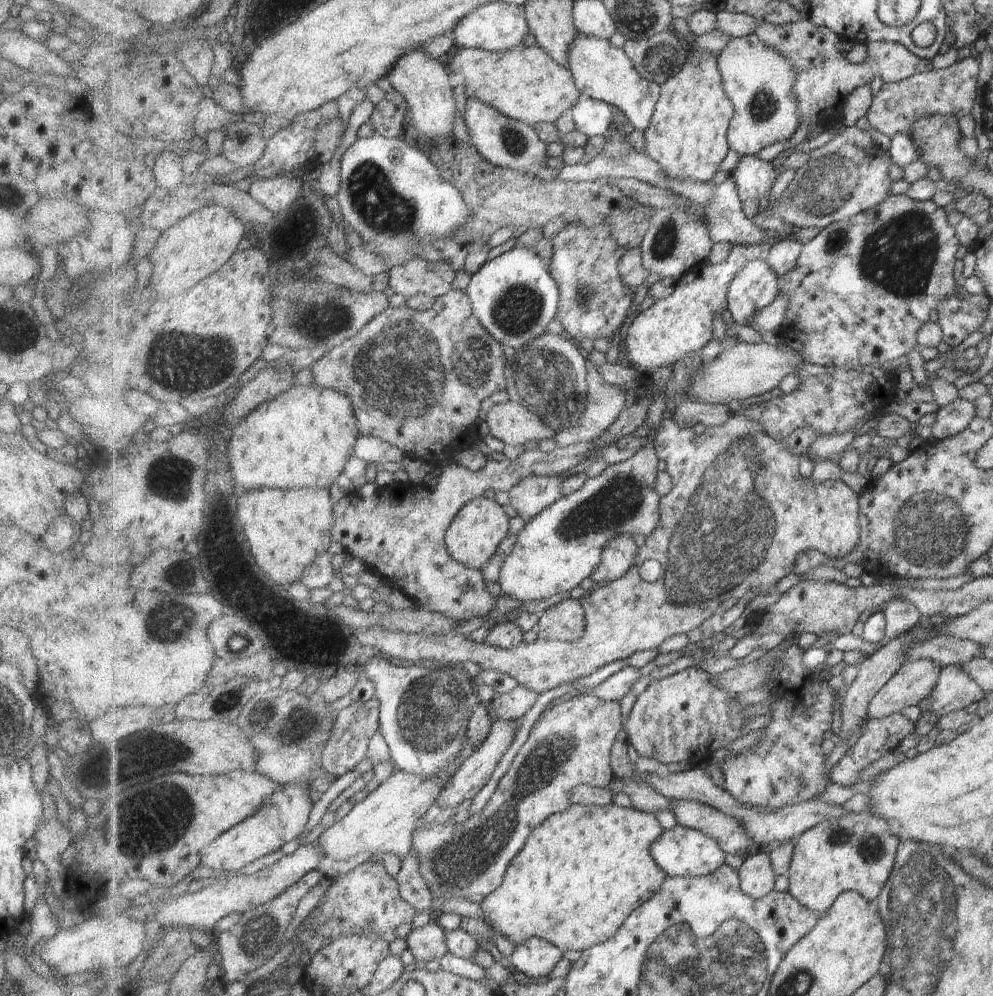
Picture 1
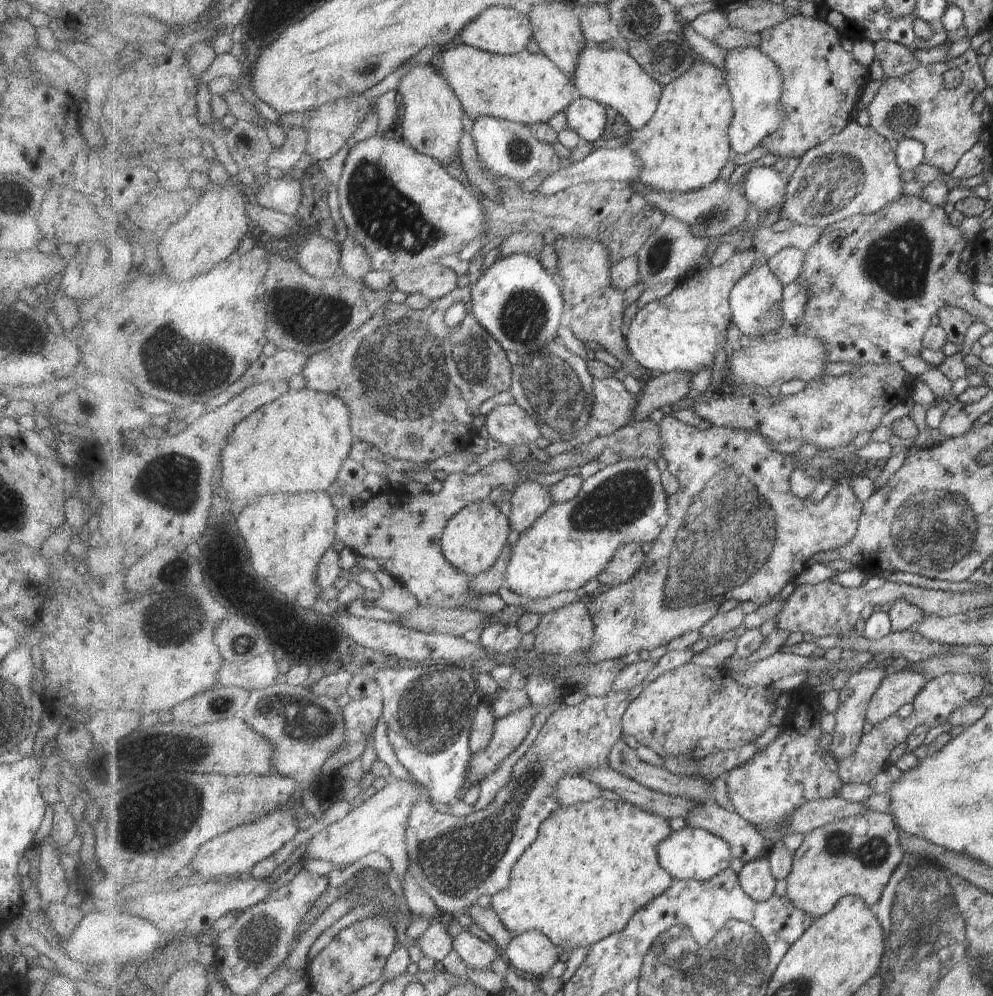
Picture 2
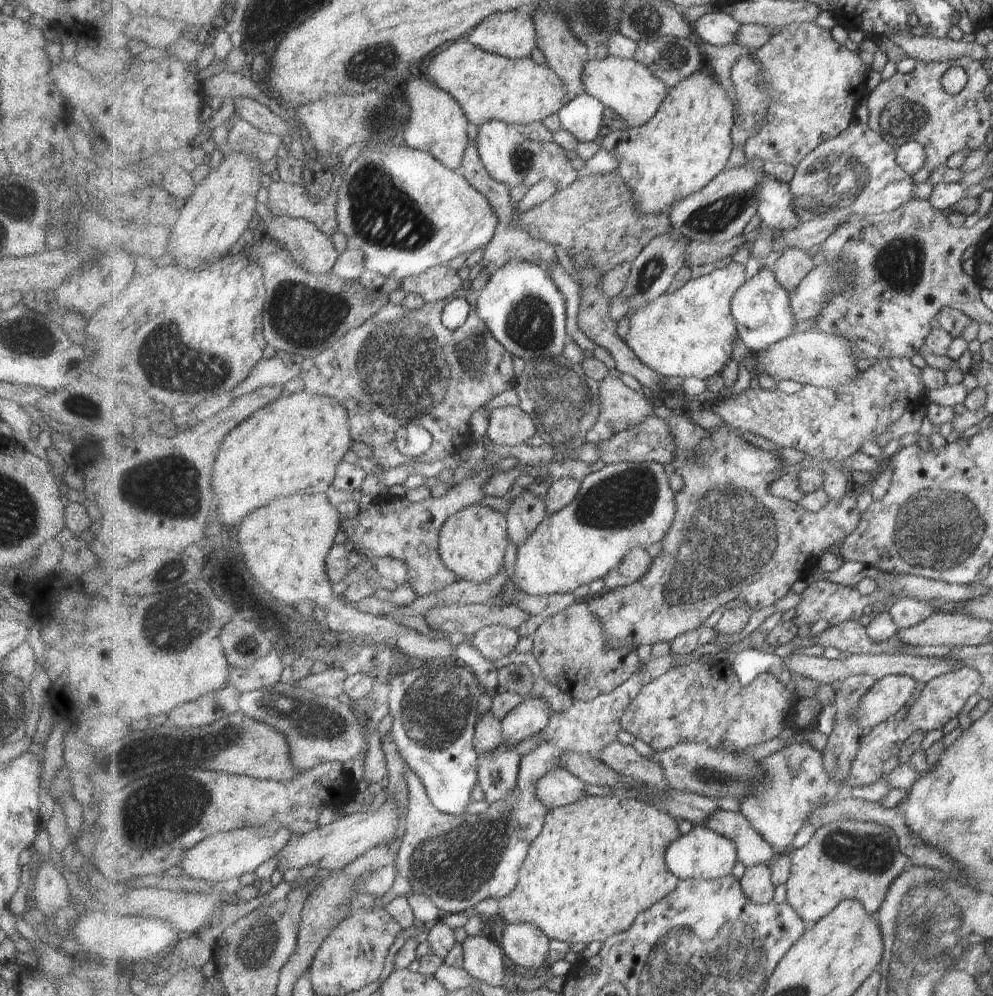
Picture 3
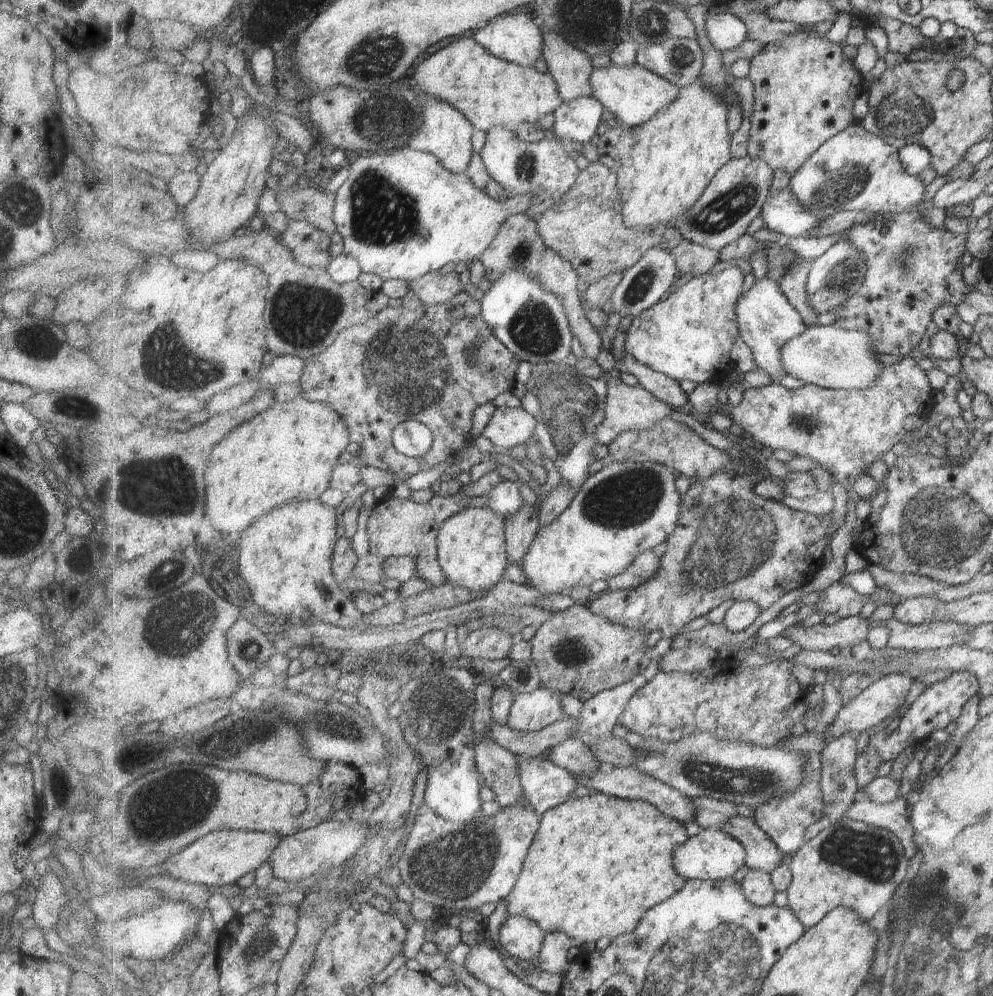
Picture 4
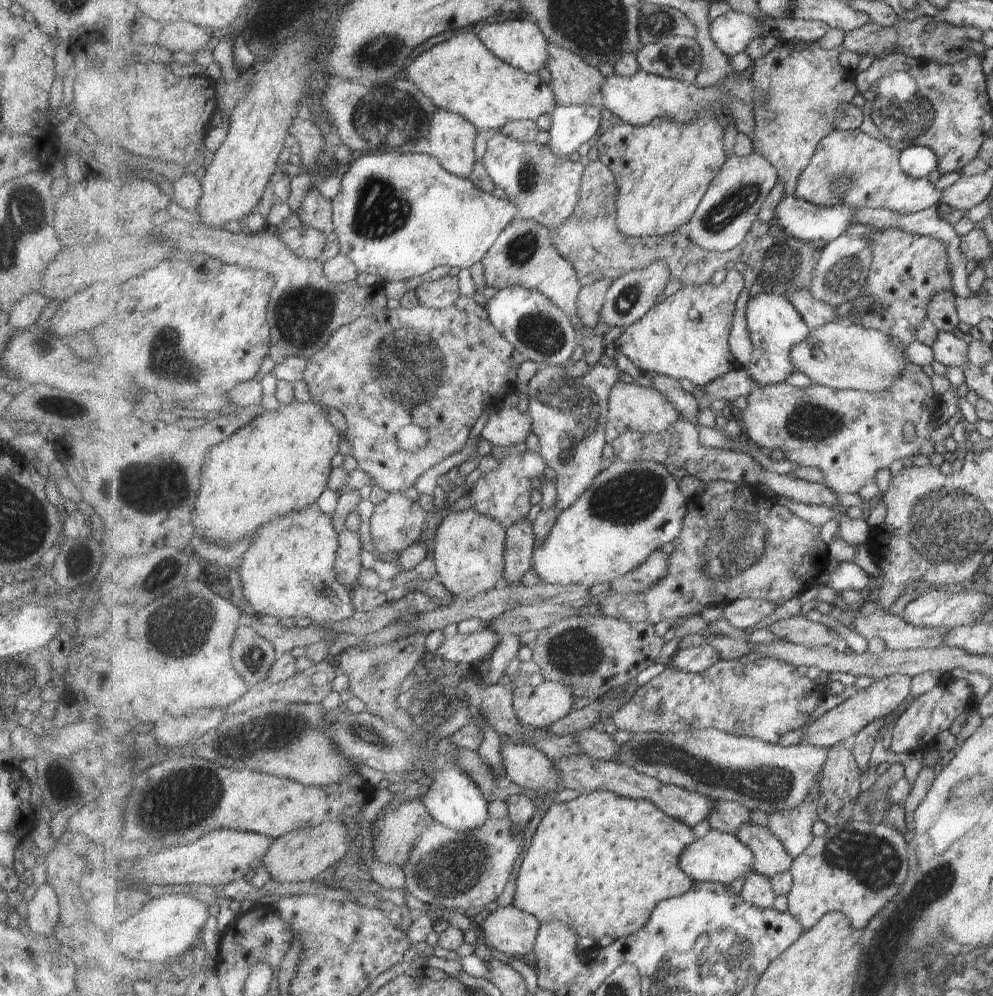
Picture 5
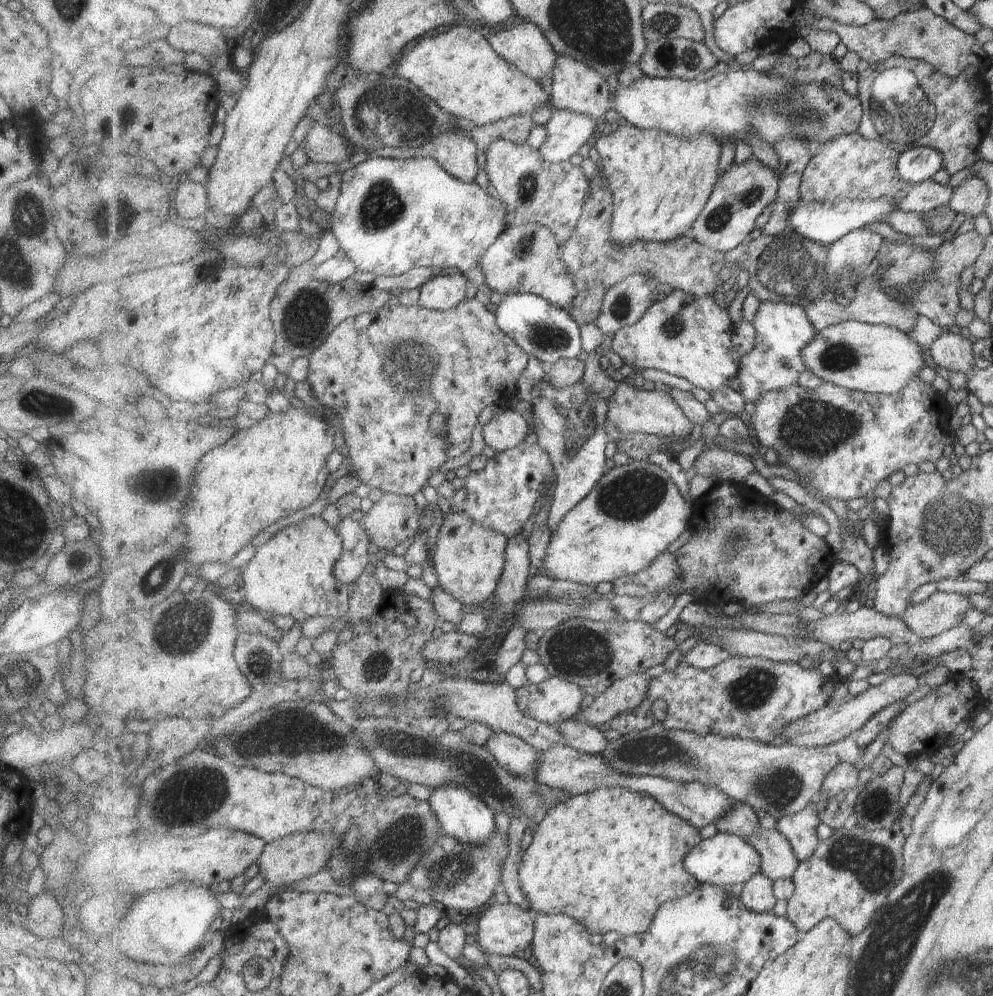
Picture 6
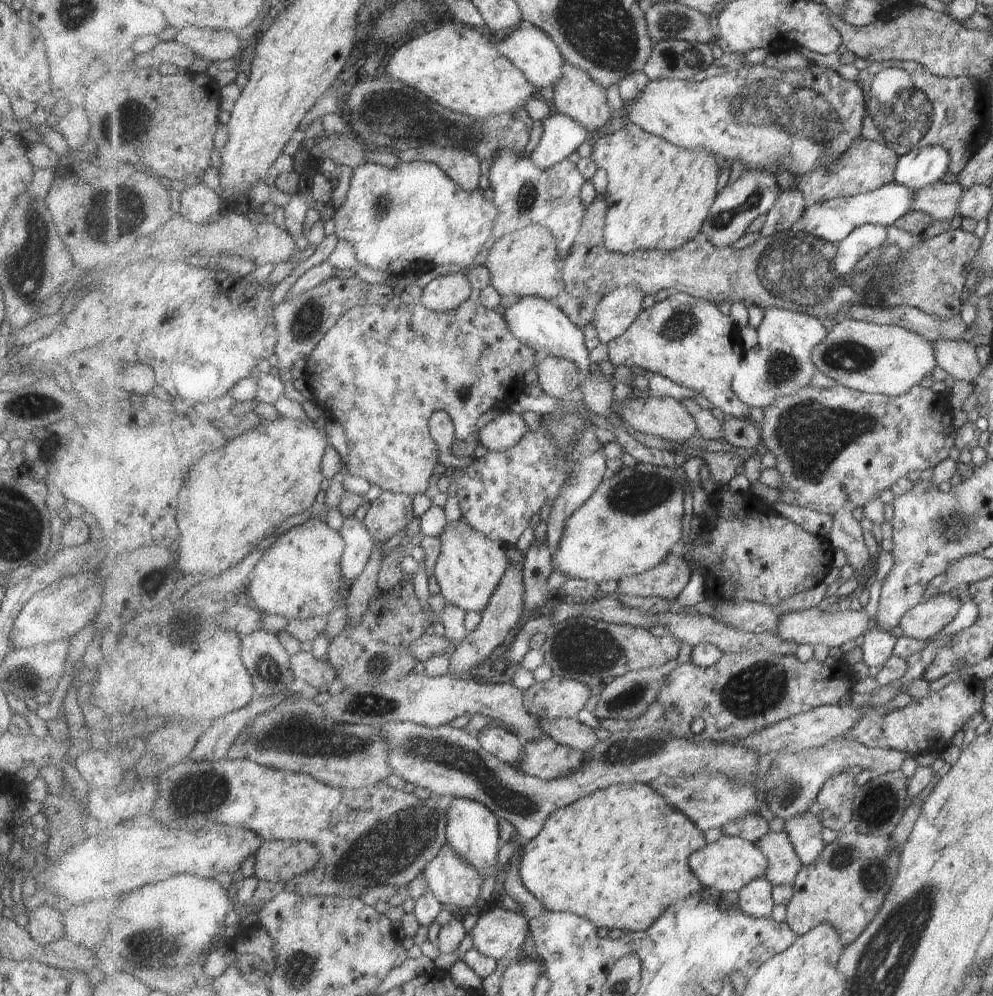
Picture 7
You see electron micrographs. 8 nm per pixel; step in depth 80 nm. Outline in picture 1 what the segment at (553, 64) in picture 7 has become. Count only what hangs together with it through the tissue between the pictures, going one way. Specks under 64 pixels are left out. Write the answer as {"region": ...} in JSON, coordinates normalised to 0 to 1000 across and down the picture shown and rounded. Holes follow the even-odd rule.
{"region":[[[510,2],[490,3],[475,10],[456,30],[457,45],[461,48],[474,47],[491,51],[510,51],[522,47],[534,34],[530,9]]]}

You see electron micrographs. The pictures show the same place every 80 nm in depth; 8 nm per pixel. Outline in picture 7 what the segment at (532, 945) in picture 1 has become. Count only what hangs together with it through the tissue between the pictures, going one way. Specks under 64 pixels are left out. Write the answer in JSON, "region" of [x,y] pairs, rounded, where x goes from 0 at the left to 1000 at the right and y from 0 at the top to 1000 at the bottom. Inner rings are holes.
{"region":[[[508,911],[496,912],[491,916],[482,918],[481,925],[472,938],[477,952],[480,952],[488,960],[503,964],[507,960],[516,960],[524,956],[525,950],[529,948],[531,940],[534,939],[534,928],[526,916],[509,914]]]}

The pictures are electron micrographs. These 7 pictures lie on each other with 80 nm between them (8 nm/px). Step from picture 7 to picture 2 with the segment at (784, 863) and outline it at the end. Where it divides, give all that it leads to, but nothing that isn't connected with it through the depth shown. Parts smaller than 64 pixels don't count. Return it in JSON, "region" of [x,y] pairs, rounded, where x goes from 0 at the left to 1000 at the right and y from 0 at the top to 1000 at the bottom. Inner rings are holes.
{"region":[[[720,805],[700,810],[689,823],[694,830],[728,840],[735,847],[738,859],[748,866],[766,861],[770,851],[778,851],[759,827],[750,823],[741,813],[734,815]]]}

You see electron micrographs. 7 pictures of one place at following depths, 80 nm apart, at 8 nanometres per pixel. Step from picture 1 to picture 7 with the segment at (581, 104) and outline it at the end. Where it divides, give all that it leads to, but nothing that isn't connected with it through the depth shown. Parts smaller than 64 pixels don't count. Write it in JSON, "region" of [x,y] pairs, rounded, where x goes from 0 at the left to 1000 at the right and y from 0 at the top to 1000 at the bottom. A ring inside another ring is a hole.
{"region":[[[569,114],[553,116],[546,126],[543,144],[533,156],[535,163],[545,171],[557,169],[572,160],[594,137],[581,120]]]}

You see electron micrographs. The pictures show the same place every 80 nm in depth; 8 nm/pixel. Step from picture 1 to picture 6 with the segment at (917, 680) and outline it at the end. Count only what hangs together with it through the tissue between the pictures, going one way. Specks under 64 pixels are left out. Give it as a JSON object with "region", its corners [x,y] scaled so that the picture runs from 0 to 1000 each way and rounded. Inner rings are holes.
{"region":[[[913,676],[899,678],[889,687],[875,690],[871,695],[862,700],[855,700],[849,706],[835,705],[831,711],[825,712],[815,719],[810,719],[795,728],[790,732],[788,738],[791,739],[792,746],[803,747],[808,750],[823,751],[841,747],[854,739],[863,737],[881,717],[885,717],[889,711],[907,704],[924,688],[923,681]]]}

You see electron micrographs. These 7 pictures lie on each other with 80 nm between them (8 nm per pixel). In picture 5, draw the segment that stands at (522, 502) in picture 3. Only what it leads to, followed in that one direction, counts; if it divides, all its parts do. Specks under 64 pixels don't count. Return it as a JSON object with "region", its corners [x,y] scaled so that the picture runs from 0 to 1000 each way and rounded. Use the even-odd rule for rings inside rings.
{"region":[[[529,521],[510,531],[510,576],[507,584],[525,587],[527,576],[535,574],[540,536],[537,525]]]}

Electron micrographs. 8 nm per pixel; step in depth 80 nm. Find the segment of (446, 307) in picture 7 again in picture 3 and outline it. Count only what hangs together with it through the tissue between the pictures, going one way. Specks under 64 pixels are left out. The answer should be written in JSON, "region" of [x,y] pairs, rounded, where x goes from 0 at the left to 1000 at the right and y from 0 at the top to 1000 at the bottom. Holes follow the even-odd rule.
{"region":[[[440,266],[426,275],[410,278],[404,283],[406,293],[423,295],[430,304],[462,296],[466,289],[462,275],[451,266]]]}

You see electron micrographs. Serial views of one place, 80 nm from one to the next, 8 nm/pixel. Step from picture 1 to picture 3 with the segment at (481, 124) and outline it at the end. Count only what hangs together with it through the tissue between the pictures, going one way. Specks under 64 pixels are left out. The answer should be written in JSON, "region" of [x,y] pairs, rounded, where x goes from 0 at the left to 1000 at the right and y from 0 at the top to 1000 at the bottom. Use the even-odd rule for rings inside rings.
{"region":[[[495,120],[481,128],[481,138],[478,141],[480,151],[490,171],[503,183],[513,188],[528,185],[531,189],[535,189],[540,183],[554,179],[564,187],[565,191],[581,181],[582,171],[573,165],[568,149],[559,142],[544,144],[532,140],[523,128],[504,120]]]}

